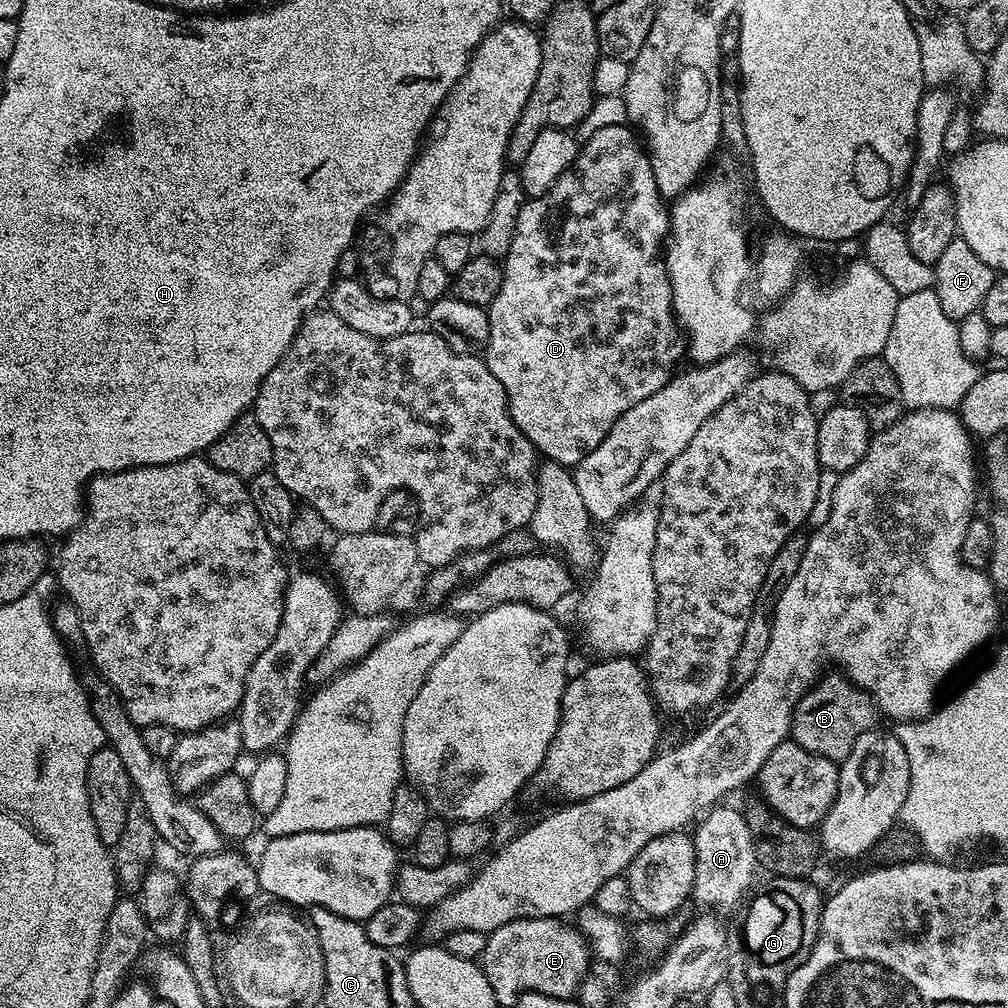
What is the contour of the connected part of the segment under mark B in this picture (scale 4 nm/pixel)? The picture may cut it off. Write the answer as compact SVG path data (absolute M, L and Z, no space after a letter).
M821 675L816 683L796 702L792 712L791 739L798 746L818 754L833 762L843 762L854 750L854 742L862 738L862 734L873 731L877 727L878 709L876 701L858 685L852 683L847 676Z

